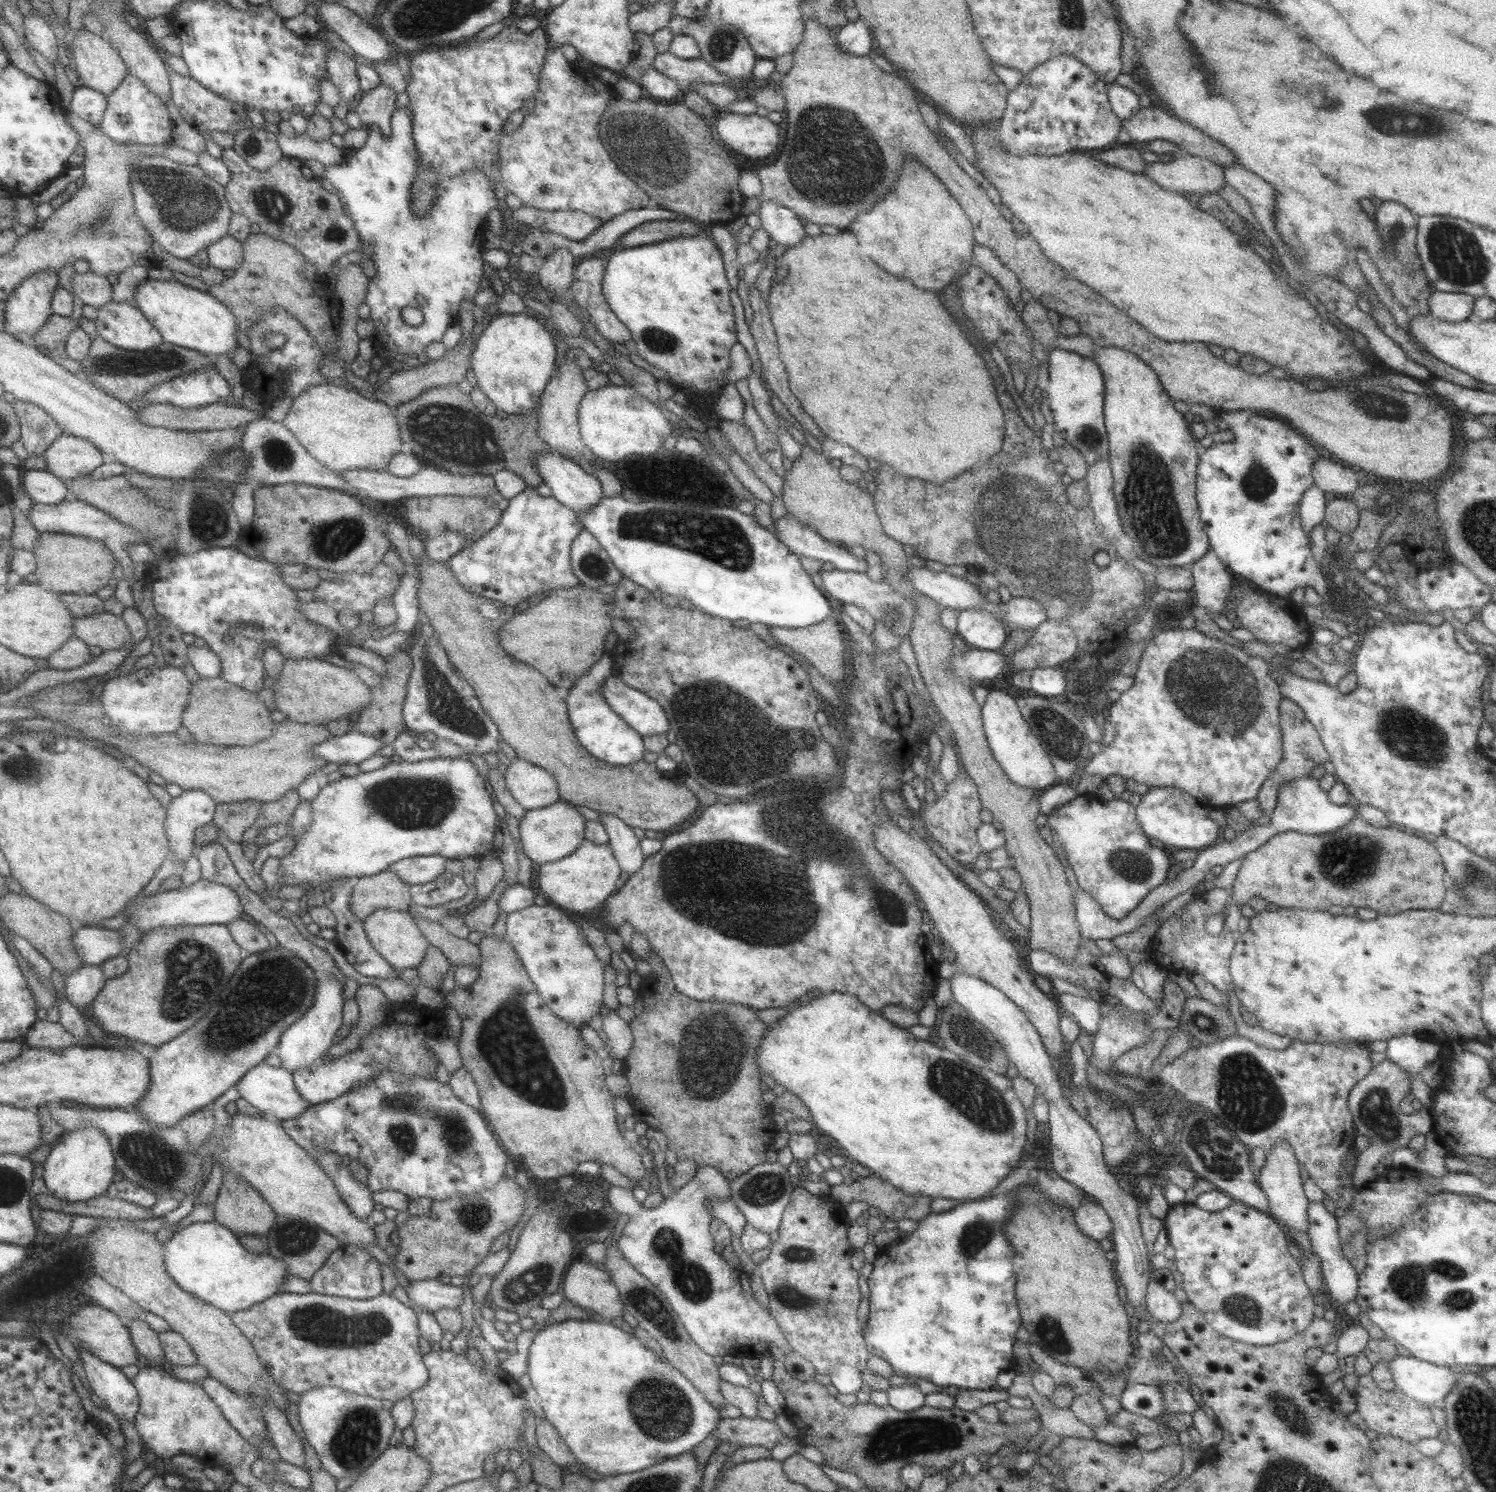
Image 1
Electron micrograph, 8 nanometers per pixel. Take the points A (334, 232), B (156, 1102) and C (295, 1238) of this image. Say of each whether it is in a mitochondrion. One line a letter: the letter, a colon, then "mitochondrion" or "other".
A: mitochondrion
B: other
C: mitochondrion

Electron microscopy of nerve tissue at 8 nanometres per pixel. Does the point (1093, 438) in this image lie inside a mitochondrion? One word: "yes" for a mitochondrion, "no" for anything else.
yes

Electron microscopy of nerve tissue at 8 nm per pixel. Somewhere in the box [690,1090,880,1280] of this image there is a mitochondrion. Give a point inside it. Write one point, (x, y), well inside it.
(763, 1189)

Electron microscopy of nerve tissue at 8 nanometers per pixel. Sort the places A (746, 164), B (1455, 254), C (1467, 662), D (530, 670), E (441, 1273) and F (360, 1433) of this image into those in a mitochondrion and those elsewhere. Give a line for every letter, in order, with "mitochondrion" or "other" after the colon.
A: other
B: mitochondrion
C: other
D: other
E: other
F: mitochondrion

